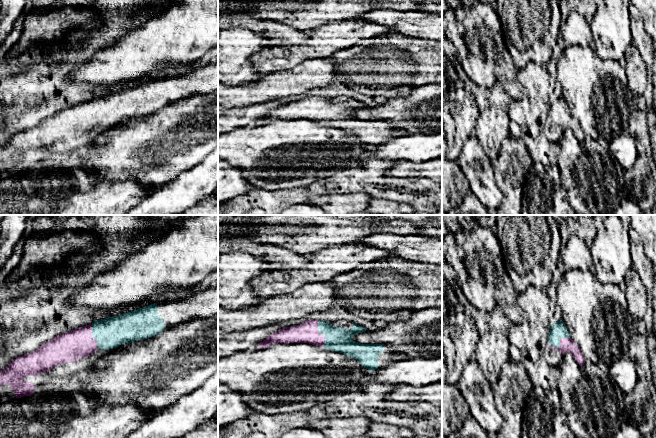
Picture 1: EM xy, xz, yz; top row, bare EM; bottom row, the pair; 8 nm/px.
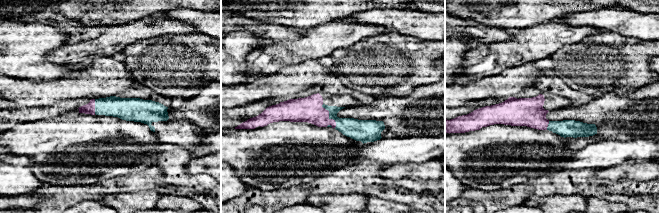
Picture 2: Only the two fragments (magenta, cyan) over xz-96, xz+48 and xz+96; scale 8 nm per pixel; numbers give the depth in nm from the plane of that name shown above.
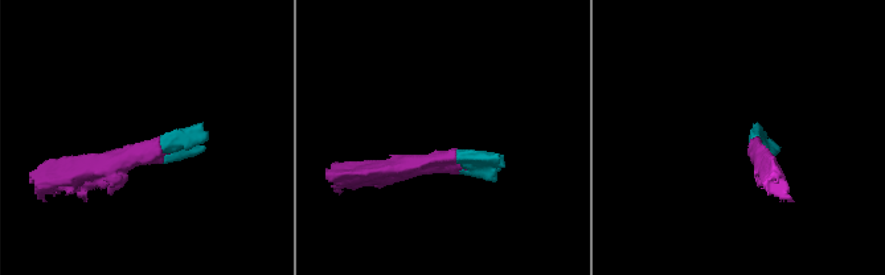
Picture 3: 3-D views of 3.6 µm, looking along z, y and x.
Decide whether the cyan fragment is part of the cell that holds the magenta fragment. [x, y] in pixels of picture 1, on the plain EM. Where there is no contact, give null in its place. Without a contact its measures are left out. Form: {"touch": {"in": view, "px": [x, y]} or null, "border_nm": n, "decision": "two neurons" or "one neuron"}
{"touch": {"in": "yz", "px": [560, 119]}, "border_nm": 190, "decision": "one neuron"}

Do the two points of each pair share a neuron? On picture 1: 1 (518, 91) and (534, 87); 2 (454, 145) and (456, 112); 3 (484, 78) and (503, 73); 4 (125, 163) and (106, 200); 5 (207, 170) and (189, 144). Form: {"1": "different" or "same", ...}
{"1": "different", "2": "same", "3": "same", "4": "different", "5": "different"}

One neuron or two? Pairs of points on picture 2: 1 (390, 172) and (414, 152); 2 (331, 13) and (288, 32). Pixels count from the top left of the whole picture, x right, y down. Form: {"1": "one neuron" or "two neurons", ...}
{"1": "two neurons", "2": "two neurons"}

